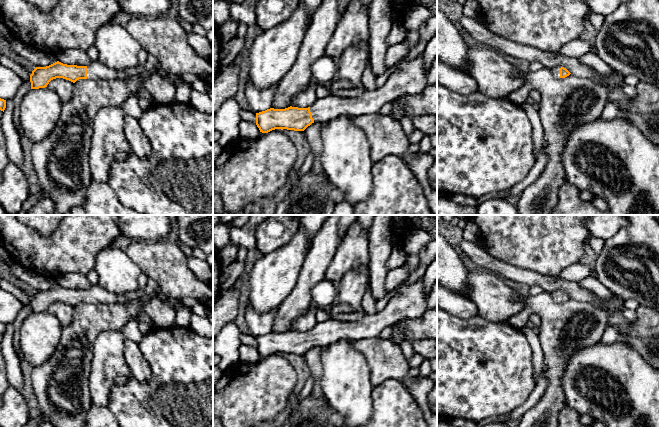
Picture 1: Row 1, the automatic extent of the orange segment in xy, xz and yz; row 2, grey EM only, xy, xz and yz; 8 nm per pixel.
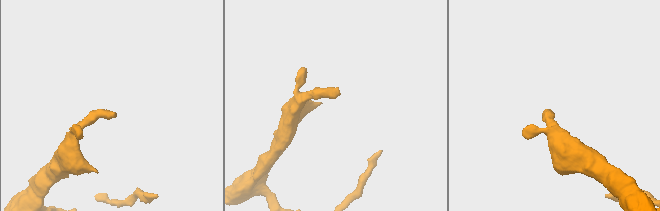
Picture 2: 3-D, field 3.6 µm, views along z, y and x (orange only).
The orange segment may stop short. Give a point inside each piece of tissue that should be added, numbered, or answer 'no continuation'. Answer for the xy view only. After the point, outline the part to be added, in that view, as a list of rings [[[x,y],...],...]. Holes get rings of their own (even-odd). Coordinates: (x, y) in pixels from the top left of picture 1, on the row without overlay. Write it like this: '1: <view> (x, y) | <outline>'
1: xy (96, 295) | [[[98,284],[87,290],[87,302],[92,304],[128,303],[134,300],[146,302],[148,296],[141,289],[130,294],[116,295],[106,291]]]

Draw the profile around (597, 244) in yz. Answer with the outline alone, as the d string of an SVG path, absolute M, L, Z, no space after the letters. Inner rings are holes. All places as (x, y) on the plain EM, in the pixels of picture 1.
M590 236L588 239L588 245L593 249L593 251L599 255L604 247L605 241L594 237L594 236Z

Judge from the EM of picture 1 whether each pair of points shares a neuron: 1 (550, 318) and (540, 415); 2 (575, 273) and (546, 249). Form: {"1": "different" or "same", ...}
{"1": "same", "2": "different"}

